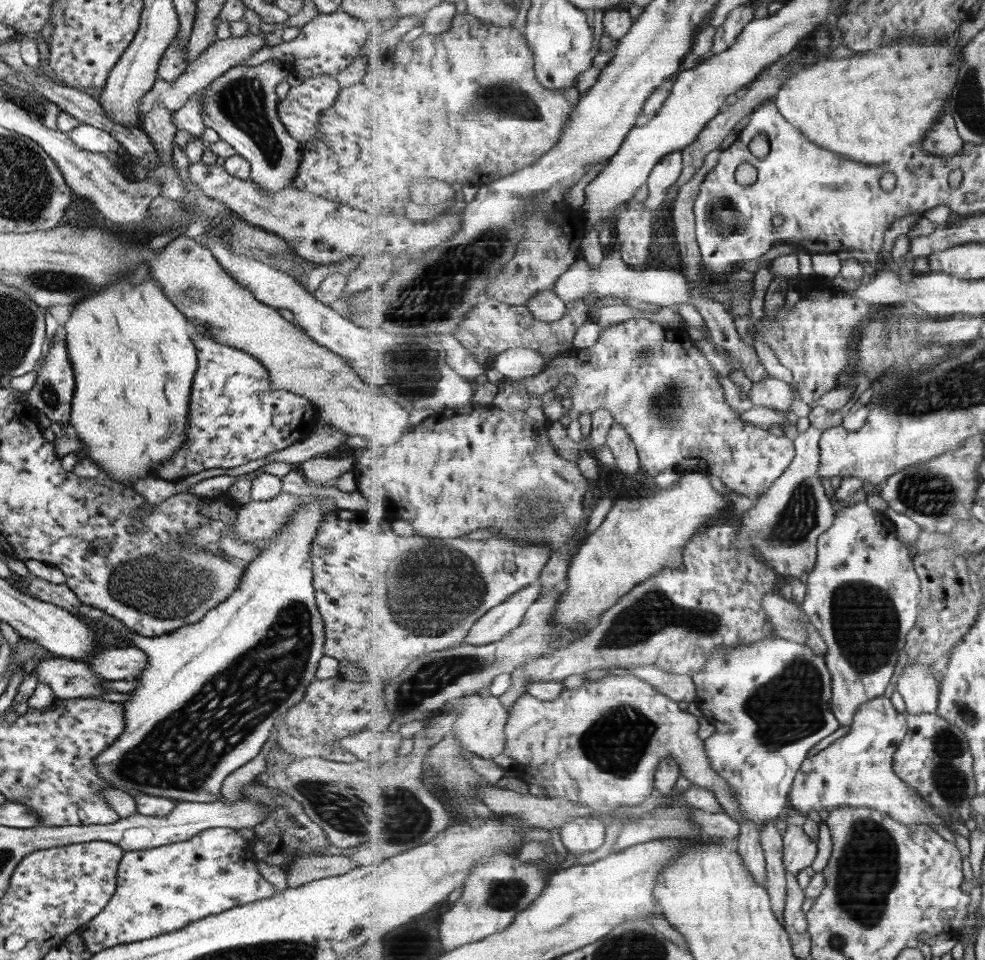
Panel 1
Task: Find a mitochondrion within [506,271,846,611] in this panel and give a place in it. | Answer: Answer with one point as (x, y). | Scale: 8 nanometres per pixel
(798, 518)

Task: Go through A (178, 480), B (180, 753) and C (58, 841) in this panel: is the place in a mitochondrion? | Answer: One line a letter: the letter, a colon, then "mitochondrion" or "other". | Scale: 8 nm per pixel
A: other
B: mitochondrion
C: other

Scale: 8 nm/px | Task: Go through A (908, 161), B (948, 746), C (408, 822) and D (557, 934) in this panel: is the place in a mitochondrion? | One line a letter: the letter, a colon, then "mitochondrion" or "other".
A: other
B: mitochondrion
C: mitochondrion
D: other

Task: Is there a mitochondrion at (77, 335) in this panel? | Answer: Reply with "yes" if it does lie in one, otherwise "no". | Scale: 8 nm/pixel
no

